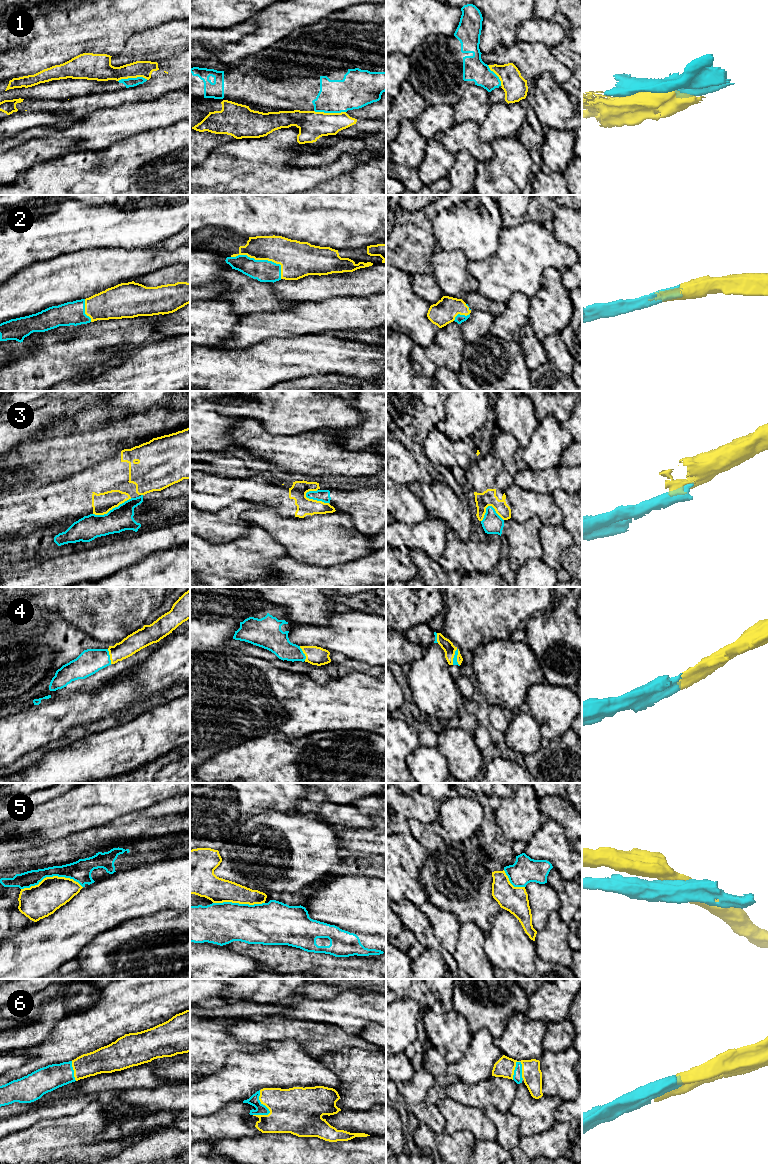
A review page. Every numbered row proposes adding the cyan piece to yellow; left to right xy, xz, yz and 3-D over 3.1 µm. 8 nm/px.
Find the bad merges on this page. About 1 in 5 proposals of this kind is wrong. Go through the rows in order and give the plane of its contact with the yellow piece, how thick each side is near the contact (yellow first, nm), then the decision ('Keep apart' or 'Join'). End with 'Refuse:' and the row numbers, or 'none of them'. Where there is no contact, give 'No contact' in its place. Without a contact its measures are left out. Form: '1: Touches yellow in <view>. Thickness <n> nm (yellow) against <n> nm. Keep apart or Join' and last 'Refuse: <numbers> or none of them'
1: Touches yellow in xz. Thickness 220 nm (yellow) against 280 nm. Keep apart
2: Touches yellow in xz. Thickness 260 nm (yellow) against 180 nm. Join
3: Touches yellow in xy. Thickness 170 nm (yellow) against 200 nm. Keep apart
4: Touches yellow in xy. Thickness 150 nm (yellow) against 200 nm. Join
5: Touches yellow in xy. Thickness 280 nm (yellow) against 180 nm. Keep apart
6: Touches yellow in xz. Thickness 360 nm (yellow) against 90 nm. Join
Refuse: 1, 3, 5

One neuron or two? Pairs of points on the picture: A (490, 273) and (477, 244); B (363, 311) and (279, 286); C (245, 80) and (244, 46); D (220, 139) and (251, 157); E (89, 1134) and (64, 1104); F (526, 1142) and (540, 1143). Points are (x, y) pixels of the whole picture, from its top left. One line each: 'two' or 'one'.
A: two
B: two
C: two
D: two
E: two
F: one

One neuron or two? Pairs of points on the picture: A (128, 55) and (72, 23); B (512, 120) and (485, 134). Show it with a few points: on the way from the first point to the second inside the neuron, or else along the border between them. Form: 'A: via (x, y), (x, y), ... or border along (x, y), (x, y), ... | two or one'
A: border along (138, 34), (134, 34), (125, 47), (112, 56) | two
B: via (505, 120), (492, 128) | one

